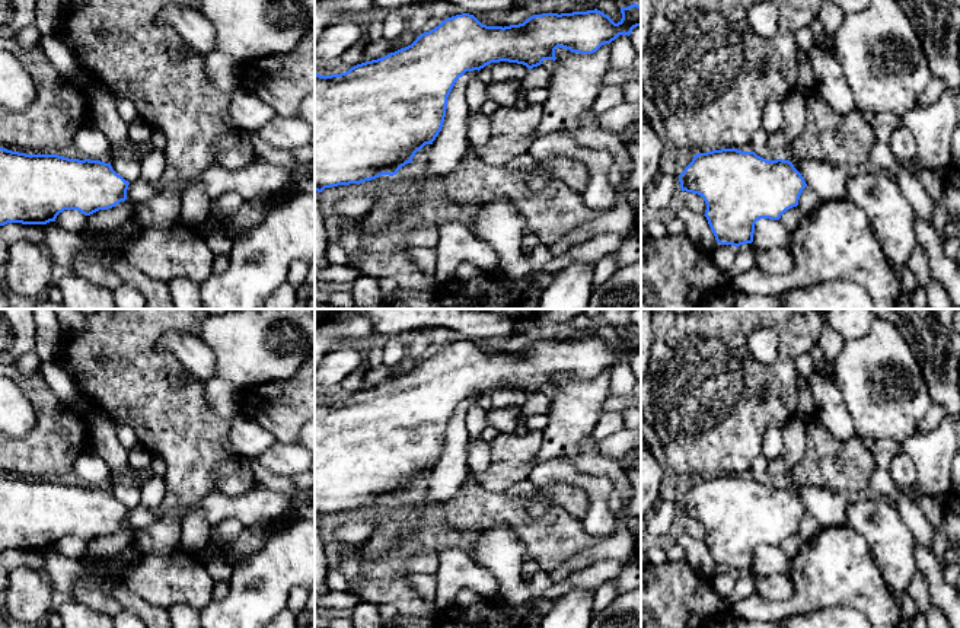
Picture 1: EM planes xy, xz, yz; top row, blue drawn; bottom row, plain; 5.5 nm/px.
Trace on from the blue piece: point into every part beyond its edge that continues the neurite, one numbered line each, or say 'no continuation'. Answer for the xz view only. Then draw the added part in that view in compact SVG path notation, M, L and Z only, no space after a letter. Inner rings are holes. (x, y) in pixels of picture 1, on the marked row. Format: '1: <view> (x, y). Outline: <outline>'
no continuation

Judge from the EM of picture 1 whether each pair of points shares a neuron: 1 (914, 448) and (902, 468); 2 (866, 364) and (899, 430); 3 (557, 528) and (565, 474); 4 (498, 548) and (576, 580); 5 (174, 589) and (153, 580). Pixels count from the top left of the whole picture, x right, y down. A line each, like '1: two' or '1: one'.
1: two
2: one
3: two
4: one
5: one

